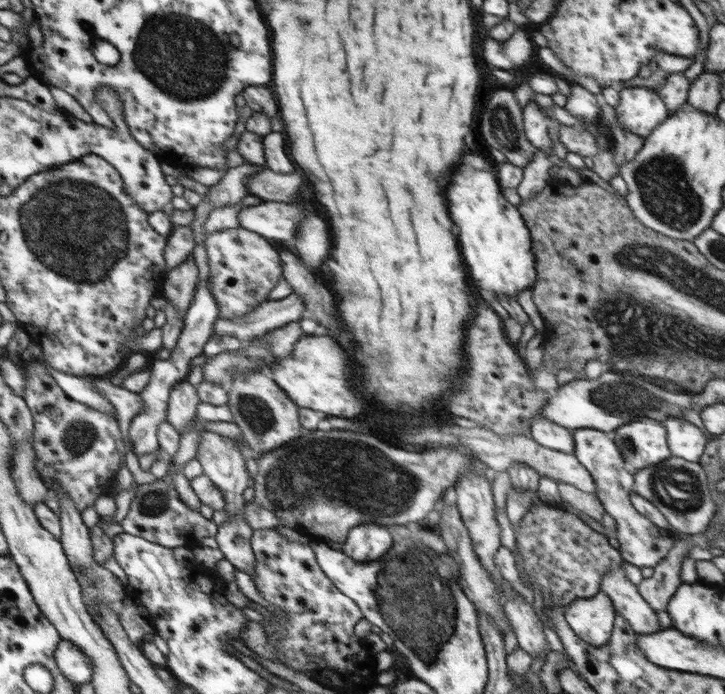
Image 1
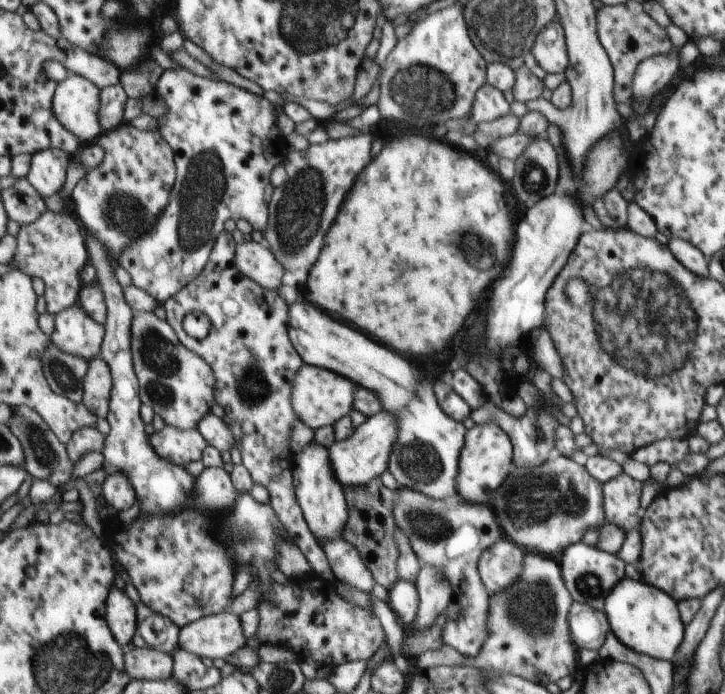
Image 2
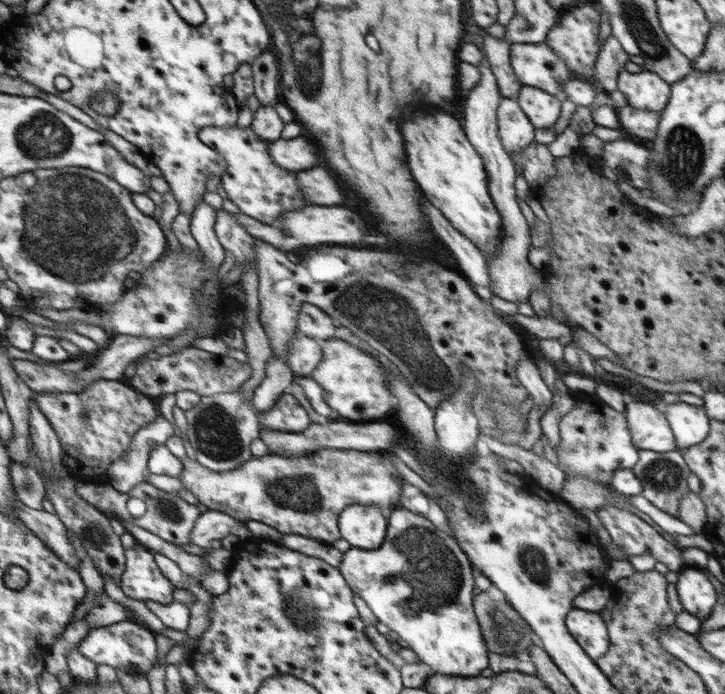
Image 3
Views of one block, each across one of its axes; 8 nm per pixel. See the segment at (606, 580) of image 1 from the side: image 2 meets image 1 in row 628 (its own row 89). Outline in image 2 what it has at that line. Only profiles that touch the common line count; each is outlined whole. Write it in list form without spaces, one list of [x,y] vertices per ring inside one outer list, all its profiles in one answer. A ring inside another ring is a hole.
[[[672,47],[665,54],[645,59],[636,68],[630,102],[644,101],[659,93],[679,70],[679,50]]]

